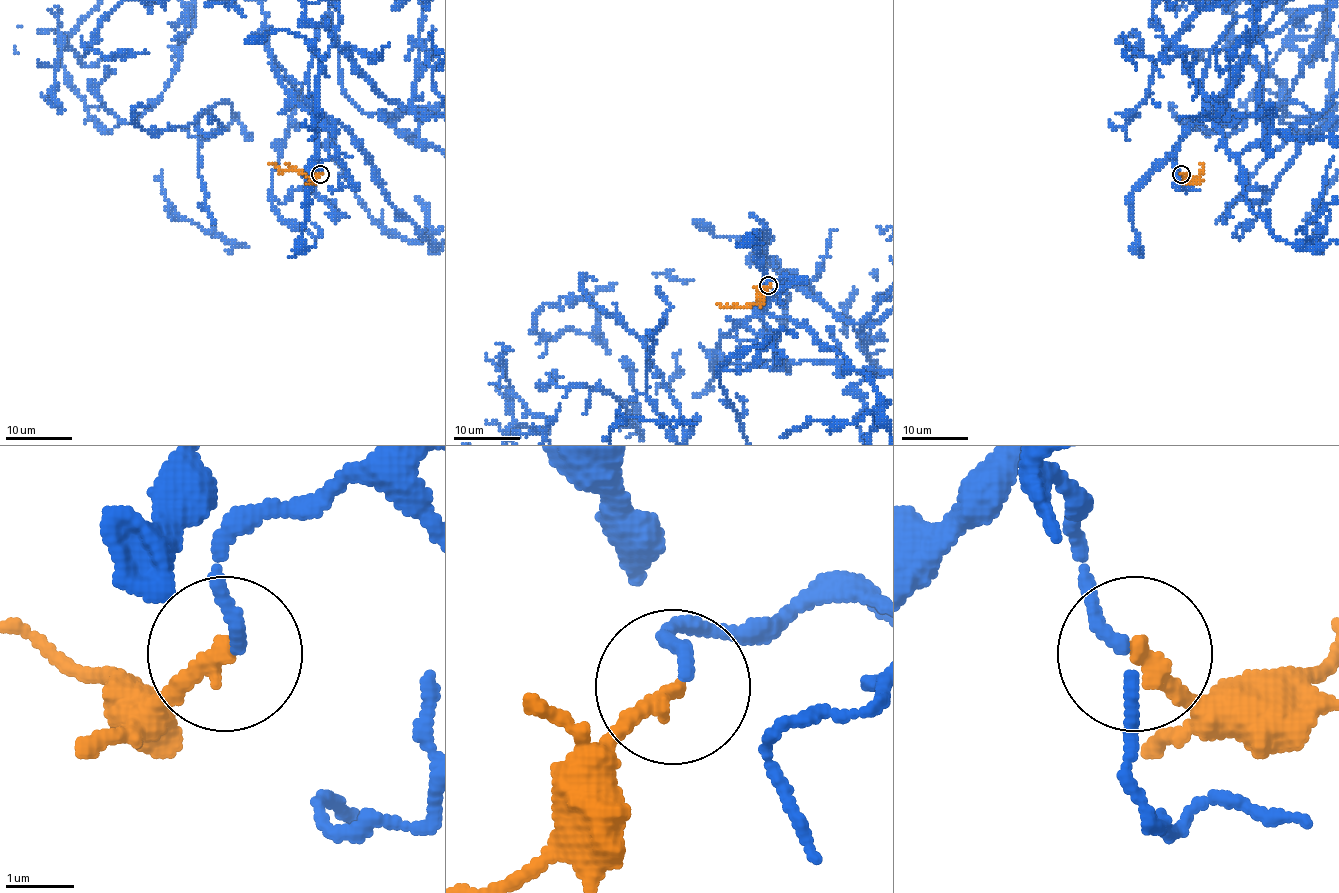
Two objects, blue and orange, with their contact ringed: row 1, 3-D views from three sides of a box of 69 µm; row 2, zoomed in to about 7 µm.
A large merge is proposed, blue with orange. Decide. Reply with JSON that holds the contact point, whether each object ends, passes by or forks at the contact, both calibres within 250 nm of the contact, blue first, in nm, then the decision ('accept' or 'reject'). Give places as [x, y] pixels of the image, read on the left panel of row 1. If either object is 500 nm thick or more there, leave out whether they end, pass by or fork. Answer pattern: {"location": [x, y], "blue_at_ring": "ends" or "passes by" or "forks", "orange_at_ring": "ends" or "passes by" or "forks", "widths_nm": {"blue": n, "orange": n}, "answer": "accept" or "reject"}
{"location": [320, 174], "blue_at_ring": "ends", "orange_at_ring": "ends", "widths_nm": {"blue": 190, "orange": 280}, "answer": "accept"}

